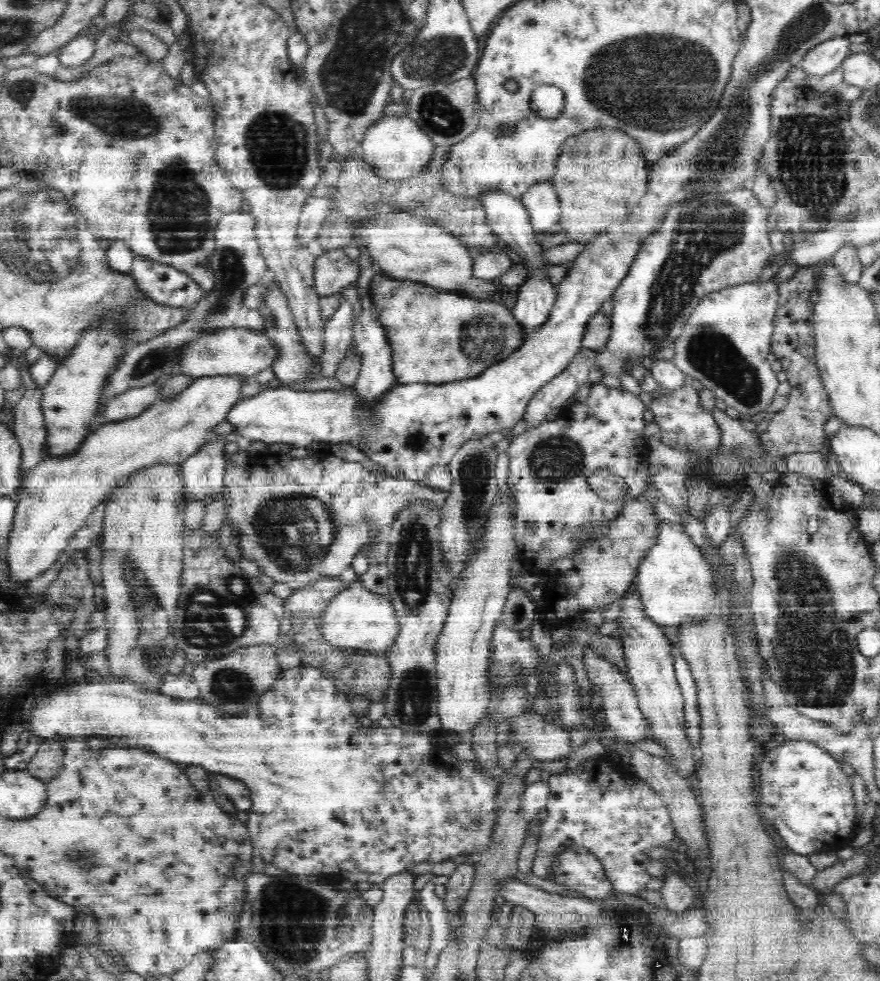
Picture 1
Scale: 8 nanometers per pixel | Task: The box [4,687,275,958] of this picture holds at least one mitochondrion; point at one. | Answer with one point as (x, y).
(78, 859)

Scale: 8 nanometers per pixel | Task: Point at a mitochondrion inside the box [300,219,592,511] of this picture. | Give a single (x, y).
(481, 338)

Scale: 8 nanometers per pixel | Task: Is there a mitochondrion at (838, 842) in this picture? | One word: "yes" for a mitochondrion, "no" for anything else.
no

